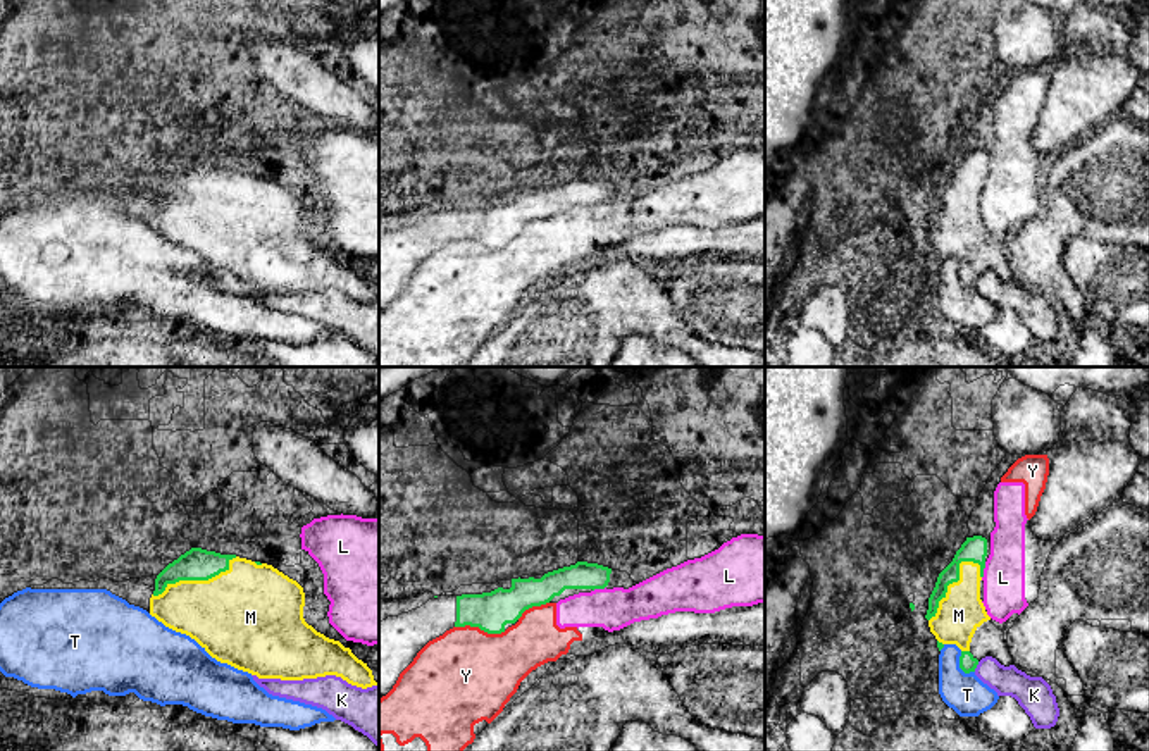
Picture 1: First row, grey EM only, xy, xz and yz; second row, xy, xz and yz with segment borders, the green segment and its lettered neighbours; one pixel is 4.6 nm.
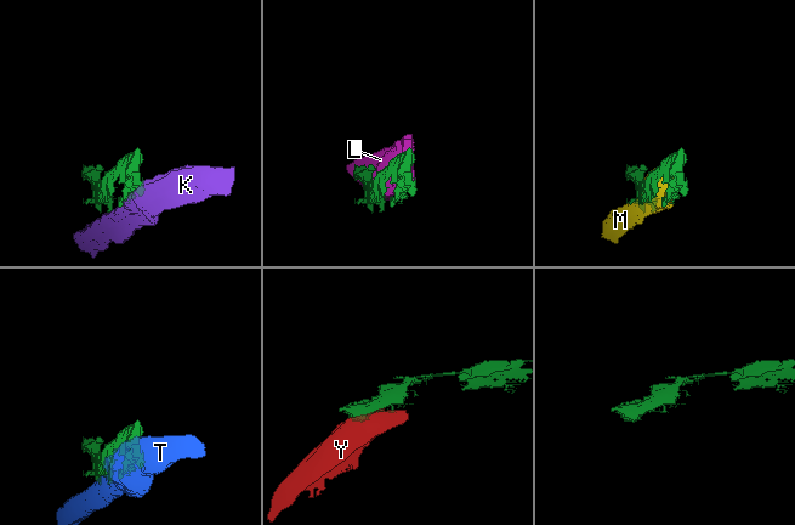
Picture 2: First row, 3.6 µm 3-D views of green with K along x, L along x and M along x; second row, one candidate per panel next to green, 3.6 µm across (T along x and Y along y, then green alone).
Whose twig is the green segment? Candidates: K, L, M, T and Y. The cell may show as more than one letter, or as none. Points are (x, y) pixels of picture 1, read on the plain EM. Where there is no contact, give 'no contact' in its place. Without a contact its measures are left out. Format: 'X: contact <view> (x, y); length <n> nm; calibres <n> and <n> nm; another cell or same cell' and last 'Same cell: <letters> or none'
K: contact yz (975, 281); length 50 nm; calibres 80 and 140 nm; another cell
L: contact yz (982, 185); length 80 nm; calibres 110 and 190 nm; another cell
M: contact yz (951, 197); length 360 nm; calibres 110 and 200 nm; same cell
T: contact yz (960, 281); length 120 nm; calibres 80 and 190 nm; another cell
Y: contact xz (481, 243); length 240 nm; calibres 180 and 440 nm; another cell
Same cell: M

